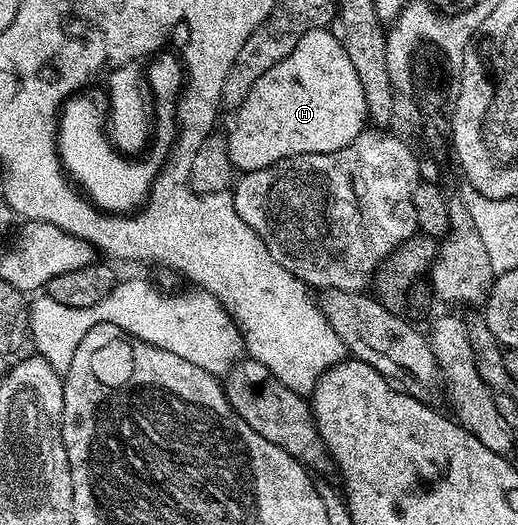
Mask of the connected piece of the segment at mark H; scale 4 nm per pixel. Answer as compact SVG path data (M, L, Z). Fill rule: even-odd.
M327 28L305 32L305 36L297 40L297 48L293 48L293 52L289 52L281 64L273 64L273 68L269 68L269 72L265 72L265 76L253 84L249 96L245 96L245 104L234 111L235 123L226 139L229 160L235 165L236 171L269 168L281 160L302 154L337 152L337 148L353 144L353 140L368 125L365 92L361 88L361 80L357 80L357 68L353 68L353 60L349 60L340 35L331 32Z

